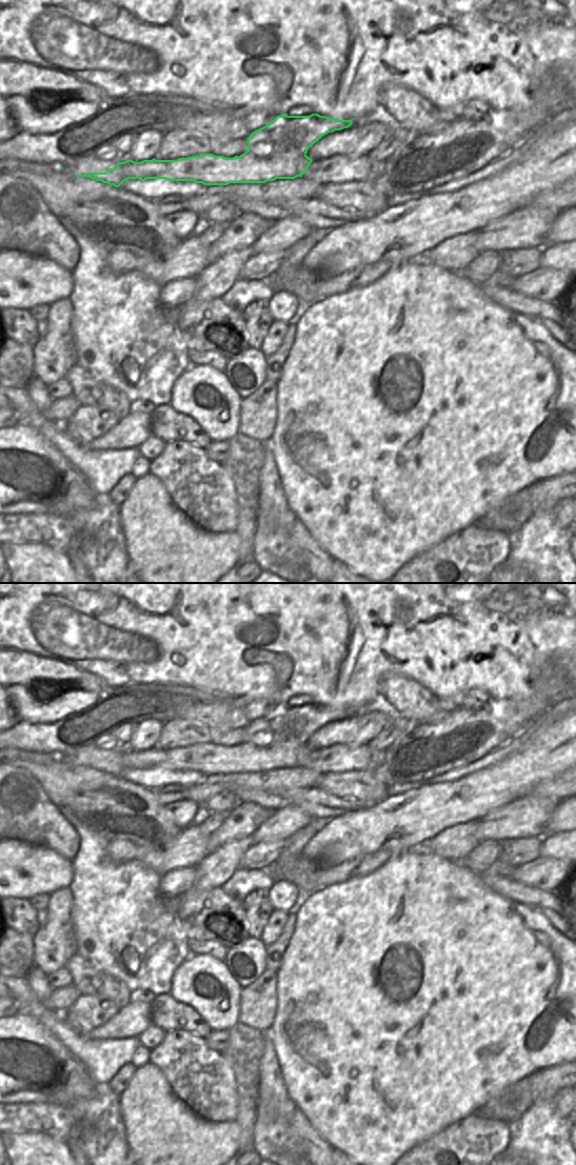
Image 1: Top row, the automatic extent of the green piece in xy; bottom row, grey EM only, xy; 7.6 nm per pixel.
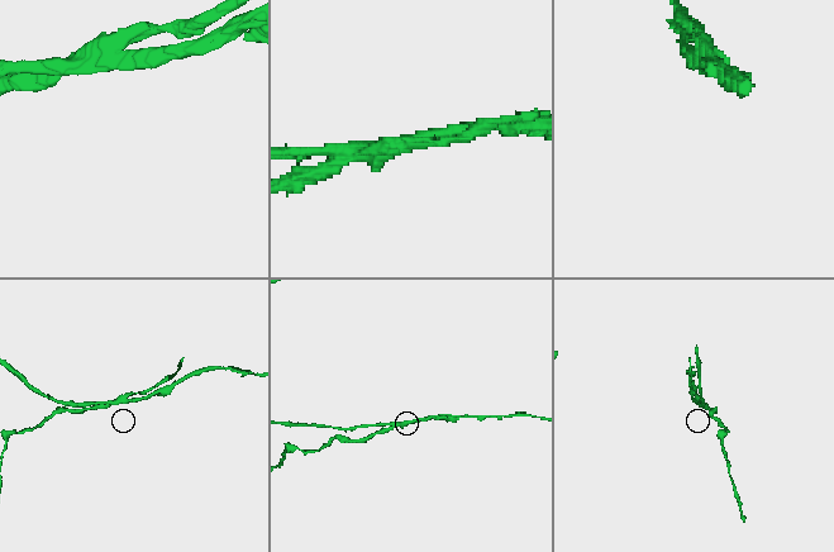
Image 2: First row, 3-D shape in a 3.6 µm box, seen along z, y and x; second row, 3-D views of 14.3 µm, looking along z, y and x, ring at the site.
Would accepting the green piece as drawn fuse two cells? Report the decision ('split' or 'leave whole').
split

